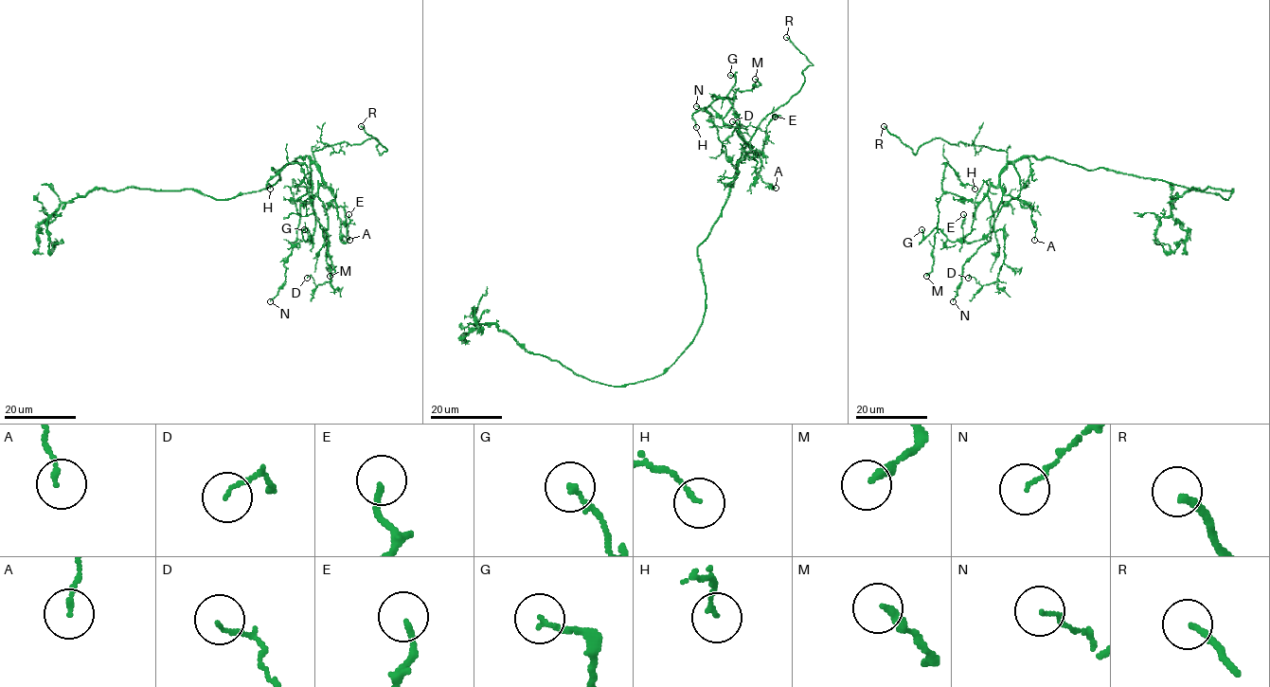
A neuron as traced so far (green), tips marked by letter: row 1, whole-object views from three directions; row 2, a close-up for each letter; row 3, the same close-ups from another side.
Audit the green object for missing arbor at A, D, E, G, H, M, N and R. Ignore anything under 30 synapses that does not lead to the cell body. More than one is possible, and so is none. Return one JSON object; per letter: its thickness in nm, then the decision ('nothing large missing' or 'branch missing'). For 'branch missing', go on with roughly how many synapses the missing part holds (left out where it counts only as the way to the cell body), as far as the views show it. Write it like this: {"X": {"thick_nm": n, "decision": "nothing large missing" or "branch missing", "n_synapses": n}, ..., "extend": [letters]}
{"A": {"thick_nm": 140, "decision": "nothing large missing"}, "D": {"thick_nm": 100, "decision": "nothing large missing"}, "E": {"thick_nm": 150, "decision": "nothing large missing"}, "G": {"thick_nm": 160, "decision": "nothing large missing"}, "H": {"thick_nm": 120, "decision": "nothing large missing"}, "M": {"thick_nm": 280, "decision": "nothing large missing"}, "N": {"thick_nm": 100, "decision": "nothing large missing"}, "R": {"thick_nm": 200, "decision": "branch missing"}, "extend": ["R"]}

